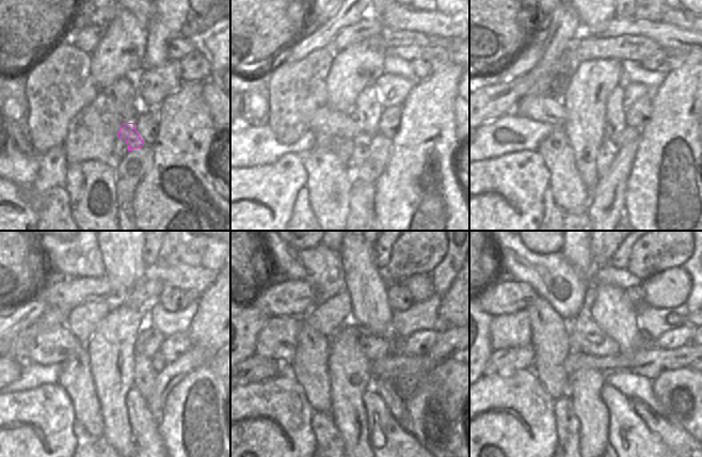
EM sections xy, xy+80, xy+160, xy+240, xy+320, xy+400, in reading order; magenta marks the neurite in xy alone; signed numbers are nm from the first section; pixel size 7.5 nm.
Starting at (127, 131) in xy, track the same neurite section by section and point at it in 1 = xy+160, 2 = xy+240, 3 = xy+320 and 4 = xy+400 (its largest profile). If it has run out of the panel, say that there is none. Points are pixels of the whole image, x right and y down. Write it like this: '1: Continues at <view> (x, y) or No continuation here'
1: Continues at xy+160 (539, 108)
2: Continues at xy+240 (52, 346)
3: Continues at xy+320 (277, 341)
4: Continues at xy+400 (513, 330).

